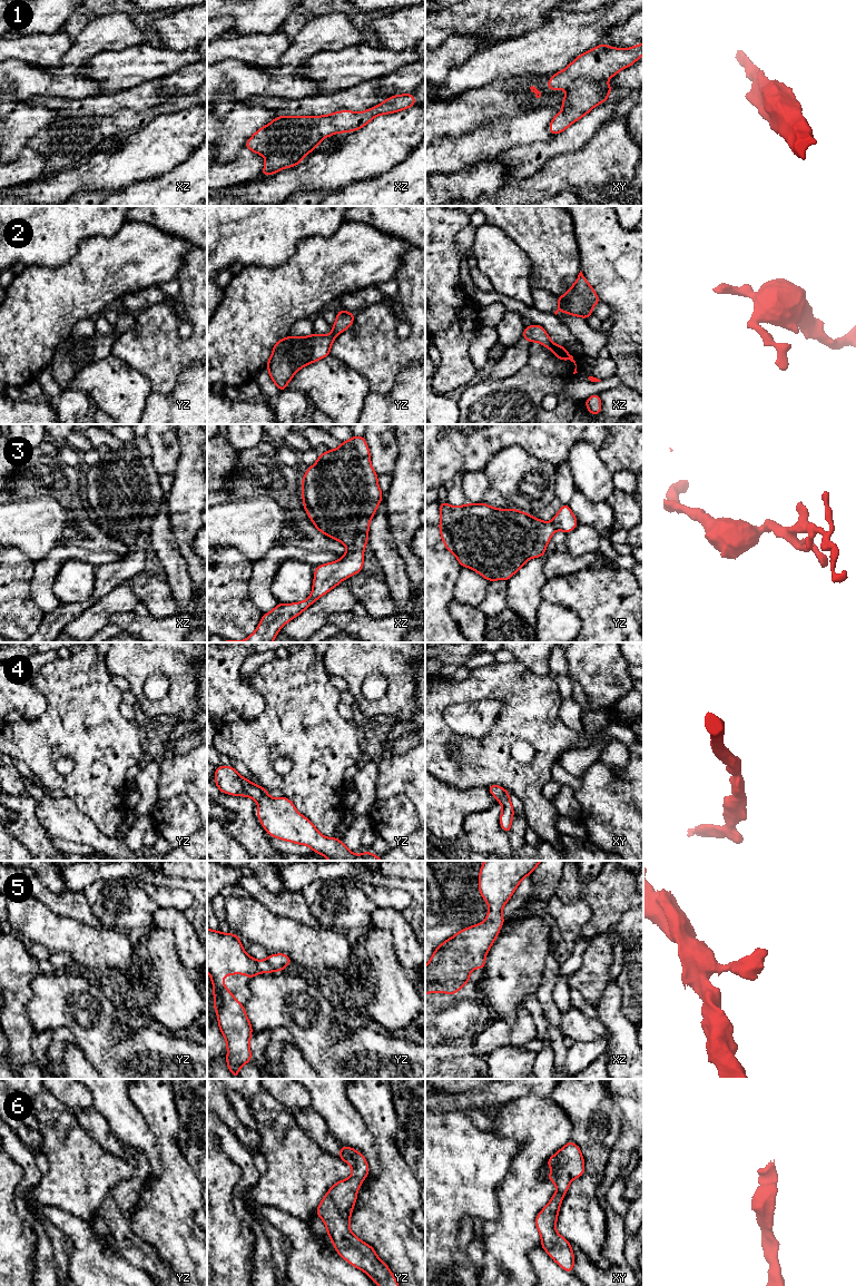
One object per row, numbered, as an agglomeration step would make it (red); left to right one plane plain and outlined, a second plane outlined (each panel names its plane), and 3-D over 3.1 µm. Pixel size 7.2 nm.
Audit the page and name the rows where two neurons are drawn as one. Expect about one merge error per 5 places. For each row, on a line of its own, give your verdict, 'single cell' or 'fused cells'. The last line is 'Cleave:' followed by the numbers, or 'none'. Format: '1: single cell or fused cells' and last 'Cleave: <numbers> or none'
1: single cell
2: single cell
3: single cell
4: single cell
5: single cell
6: single cell
Cleave: none

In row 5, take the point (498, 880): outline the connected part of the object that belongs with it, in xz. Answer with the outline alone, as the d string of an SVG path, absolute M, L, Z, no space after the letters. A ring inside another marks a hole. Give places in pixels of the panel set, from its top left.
M484 861L482 863L479 874L479 891L489 905L488 915L483 923L459 931L454 936L445 940L436 948L425 966L425 994L437 991L452 995L470 982L470 972L474 968L484 969L485 955L495 941L501 925L505 922L505 919L501 915L501 910L510 900L520 882L530 875L541 862Z

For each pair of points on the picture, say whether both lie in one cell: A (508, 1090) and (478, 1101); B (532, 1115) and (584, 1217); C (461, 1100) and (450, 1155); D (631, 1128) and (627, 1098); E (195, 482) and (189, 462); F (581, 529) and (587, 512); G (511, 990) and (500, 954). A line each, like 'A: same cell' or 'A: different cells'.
A: same cell
B: different cells
C: different cells
D: same cell
E: same cell
F: different cells
G: same cell

